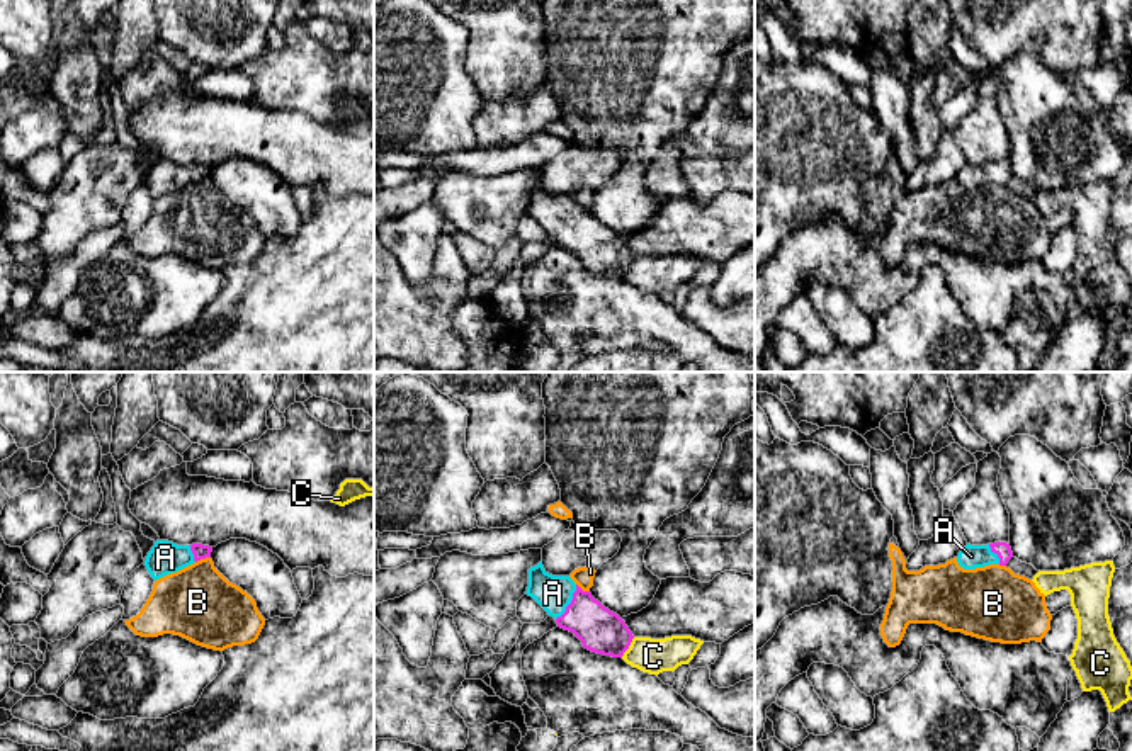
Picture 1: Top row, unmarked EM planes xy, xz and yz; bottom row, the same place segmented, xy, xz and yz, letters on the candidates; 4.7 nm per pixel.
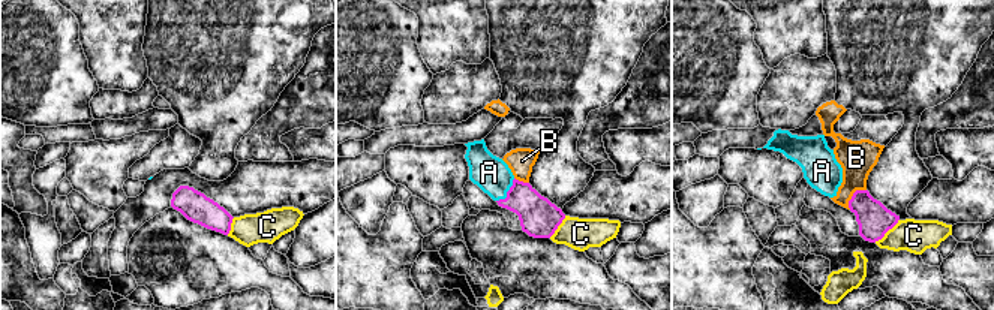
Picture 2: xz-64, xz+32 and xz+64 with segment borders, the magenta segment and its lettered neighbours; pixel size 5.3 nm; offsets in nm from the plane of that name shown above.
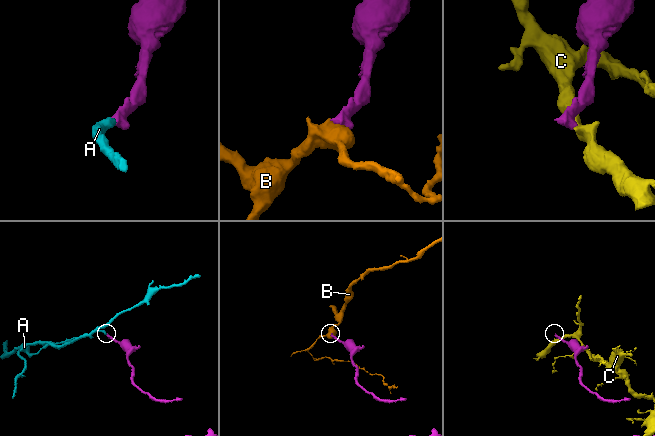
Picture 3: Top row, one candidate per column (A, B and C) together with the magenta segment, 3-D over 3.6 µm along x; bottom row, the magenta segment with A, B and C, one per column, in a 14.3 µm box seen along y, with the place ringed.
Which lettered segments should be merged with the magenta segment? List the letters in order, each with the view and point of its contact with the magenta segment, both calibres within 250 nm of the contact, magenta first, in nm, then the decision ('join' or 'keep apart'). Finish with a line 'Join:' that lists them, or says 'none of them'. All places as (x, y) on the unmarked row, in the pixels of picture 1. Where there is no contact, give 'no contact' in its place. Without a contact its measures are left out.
A: xz (571, 221) | 220/170 nm | join
B: xy (203, 177) | 70/360 nm | keep apart
C: xz (628, 267) | 220/170 nm | keep apart
Join: A

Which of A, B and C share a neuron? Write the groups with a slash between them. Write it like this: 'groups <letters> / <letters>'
groups A / B / C

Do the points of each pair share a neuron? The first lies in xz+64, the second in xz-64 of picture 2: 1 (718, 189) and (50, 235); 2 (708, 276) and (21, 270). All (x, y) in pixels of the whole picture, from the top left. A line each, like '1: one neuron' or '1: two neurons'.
1: one neuron
2: one neuron

